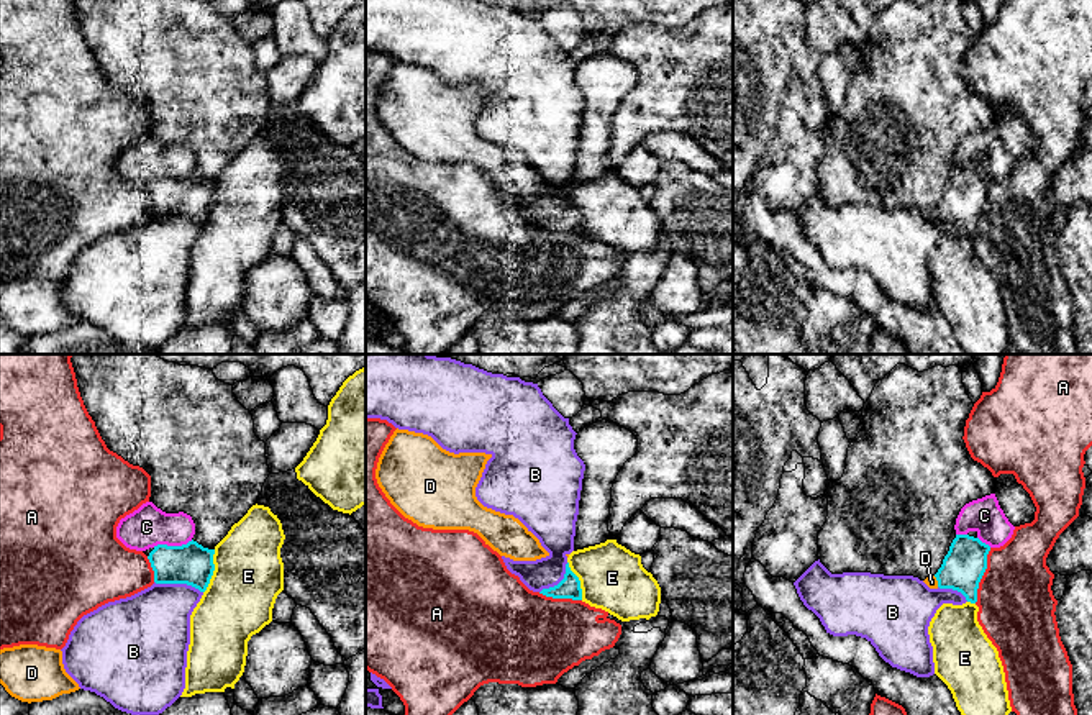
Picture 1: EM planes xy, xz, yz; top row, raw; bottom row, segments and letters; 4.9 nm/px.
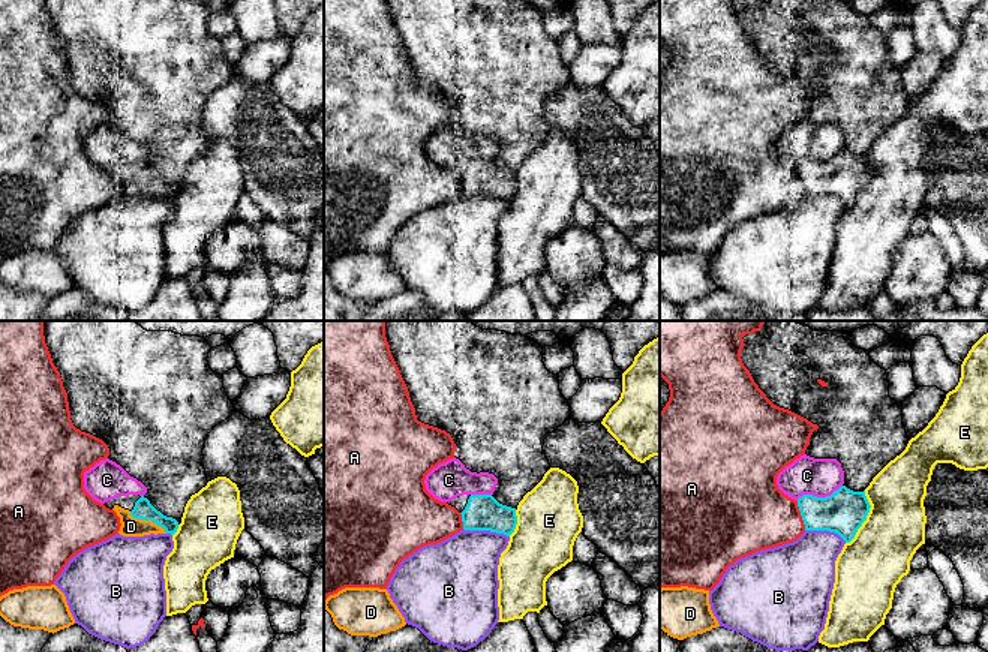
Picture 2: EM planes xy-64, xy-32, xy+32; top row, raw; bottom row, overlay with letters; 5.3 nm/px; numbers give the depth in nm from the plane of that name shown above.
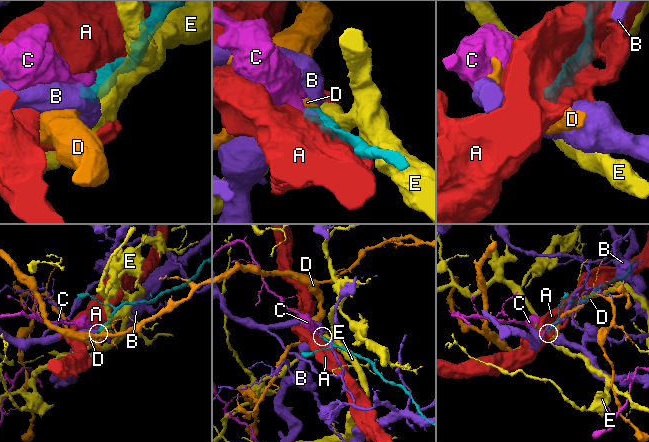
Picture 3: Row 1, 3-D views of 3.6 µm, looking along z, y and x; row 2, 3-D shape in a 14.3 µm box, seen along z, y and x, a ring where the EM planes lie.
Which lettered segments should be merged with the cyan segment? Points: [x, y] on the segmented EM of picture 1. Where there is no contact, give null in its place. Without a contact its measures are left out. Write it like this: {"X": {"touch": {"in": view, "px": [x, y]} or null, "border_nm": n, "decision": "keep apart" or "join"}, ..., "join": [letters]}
{"A": {"touch": {"in": "yz", "px": [982, 574]}, "border_nm": 280, "decision": "keep apart"}, "B": {"touch": {"in": "xy", "px": [179, 582]}, "border_nm": 240, "decision": "keep apart"}, "C": {"touch": {"in": "xy", "px": [172, 546]}, "border_nm": 200, "decision": "keep apart"}, "D": {"touch": {"in": "yz", "px": [937, 579]}, "border_nm": 60, "decision": "join"}, "E": {"touch": {"in": "xy", "px": [213, 569]}, "border_nm": 220, "decision": "keep apart"}, "join": ["D"]}

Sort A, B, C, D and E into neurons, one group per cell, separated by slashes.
A / B / C / D / E

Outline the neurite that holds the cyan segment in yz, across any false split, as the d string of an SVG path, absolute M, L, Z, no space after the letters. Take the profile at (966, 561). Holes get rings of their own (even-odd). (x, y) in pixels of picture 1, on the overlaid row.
M956 535L941 567L923 582L930 589L953 589L967 602L977 602L979 582L987 569L990 546L969 535Z

